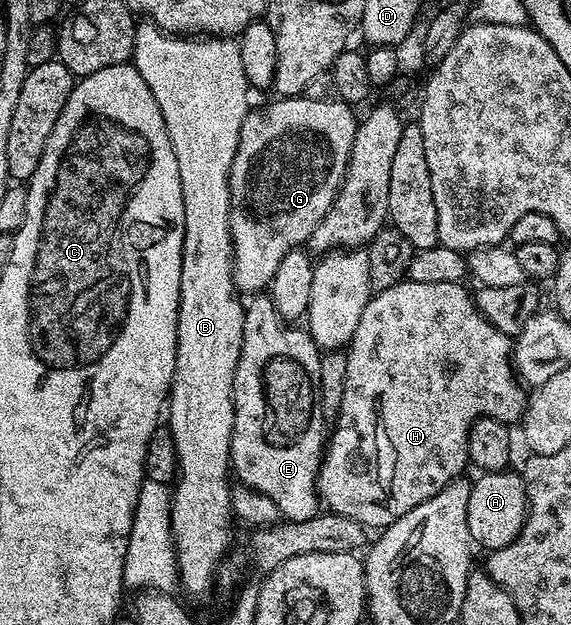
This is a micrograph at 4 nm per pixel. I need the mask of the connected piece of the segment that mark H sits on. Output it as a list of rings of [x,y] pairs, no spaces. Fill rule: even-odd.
[[[402,279],[386,290],[379,290],[370,296],[367,307],[363,307],[363,316],[355,335],[349,340],[345,358],[347,359],[347,387],[343,387],[343,405],[336,421],[332,422],[331,432],[327,437],[327,448],[321,459],[321,472],[317,474],[317,492],[324,508],[330,513],[347,515],[355,519],[369,531],[380,531],[385,526],[395,523],[407,511],[419,507],[431,495],[443,491],[447,483],[462,476],[465,467],[470,464],[468,455],[468,435],[472,425],[481,417],[494,417],[506,423],[520,422],[527,406],[527,389],[519,380],[513,367],[513,341],[499,331],[480,311],[472,292],[464,289],[462,282],[419,283]]]

